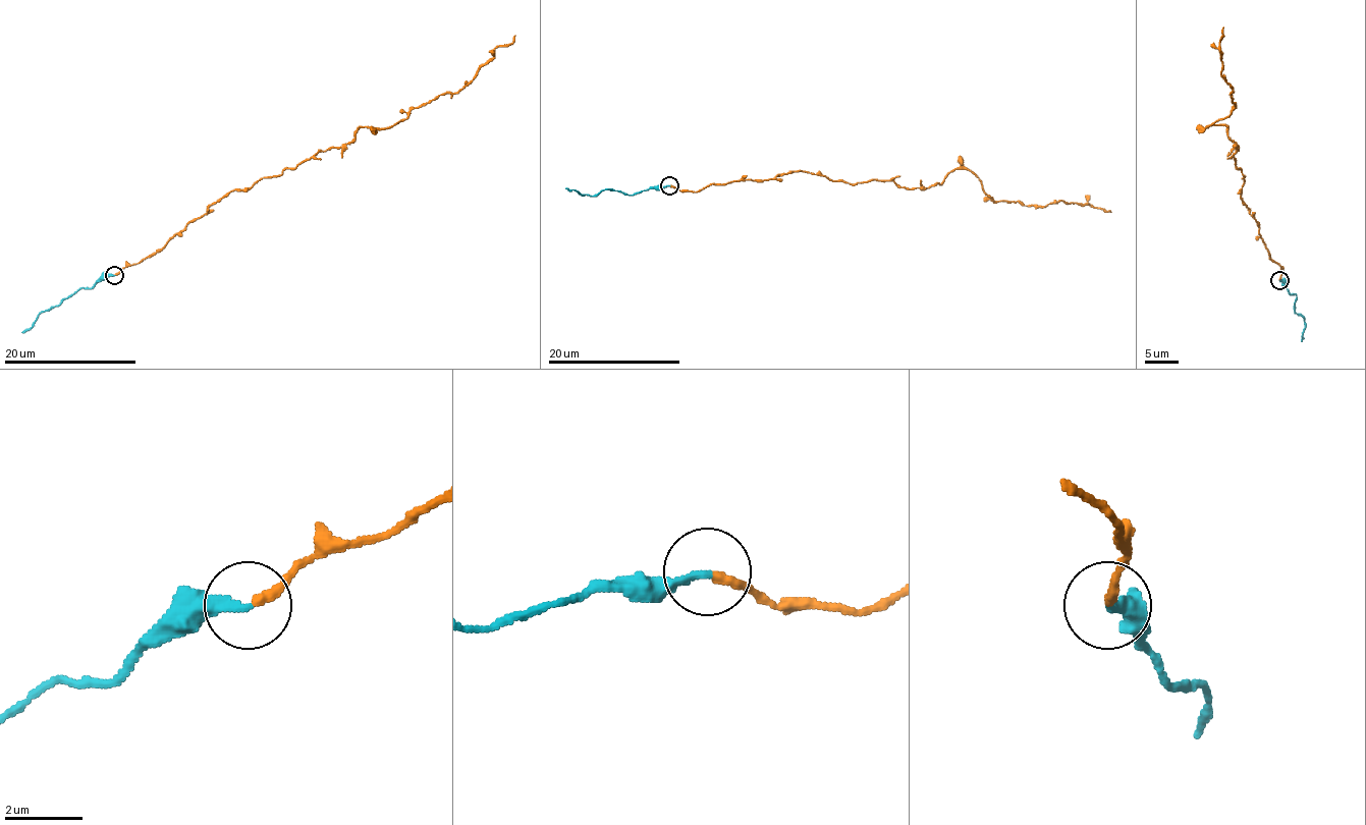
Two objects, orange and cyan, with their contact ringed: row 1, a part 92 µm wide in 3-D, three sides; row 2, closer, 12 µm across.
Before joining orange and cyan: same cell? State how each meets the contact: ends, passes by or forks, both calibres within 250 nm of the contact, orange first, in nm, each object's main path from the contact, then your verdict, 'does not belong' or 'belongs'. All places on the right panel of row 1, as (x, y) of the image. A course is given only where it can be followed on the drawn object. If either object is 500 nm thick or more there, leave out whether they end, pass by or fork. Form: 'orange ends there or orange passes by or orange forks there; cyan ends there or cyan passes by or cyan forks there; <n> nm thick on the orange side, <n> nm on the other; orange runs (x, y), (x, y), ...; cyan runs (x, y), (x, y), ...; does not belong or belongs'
orange ends there; cyan ends there; 240 nm thick on the orange side, 170 nm on the other; orange runs (1278, 280), (1280, 268), (1240, 195), (1237, 146), (1223, 125), (1207, 125), (1234, 106), (1221, 71), (1223, 26); cyan runs (1278, 280), (1296, 294), (1295, 312), (1304, 318), (1302, 340); belongs

